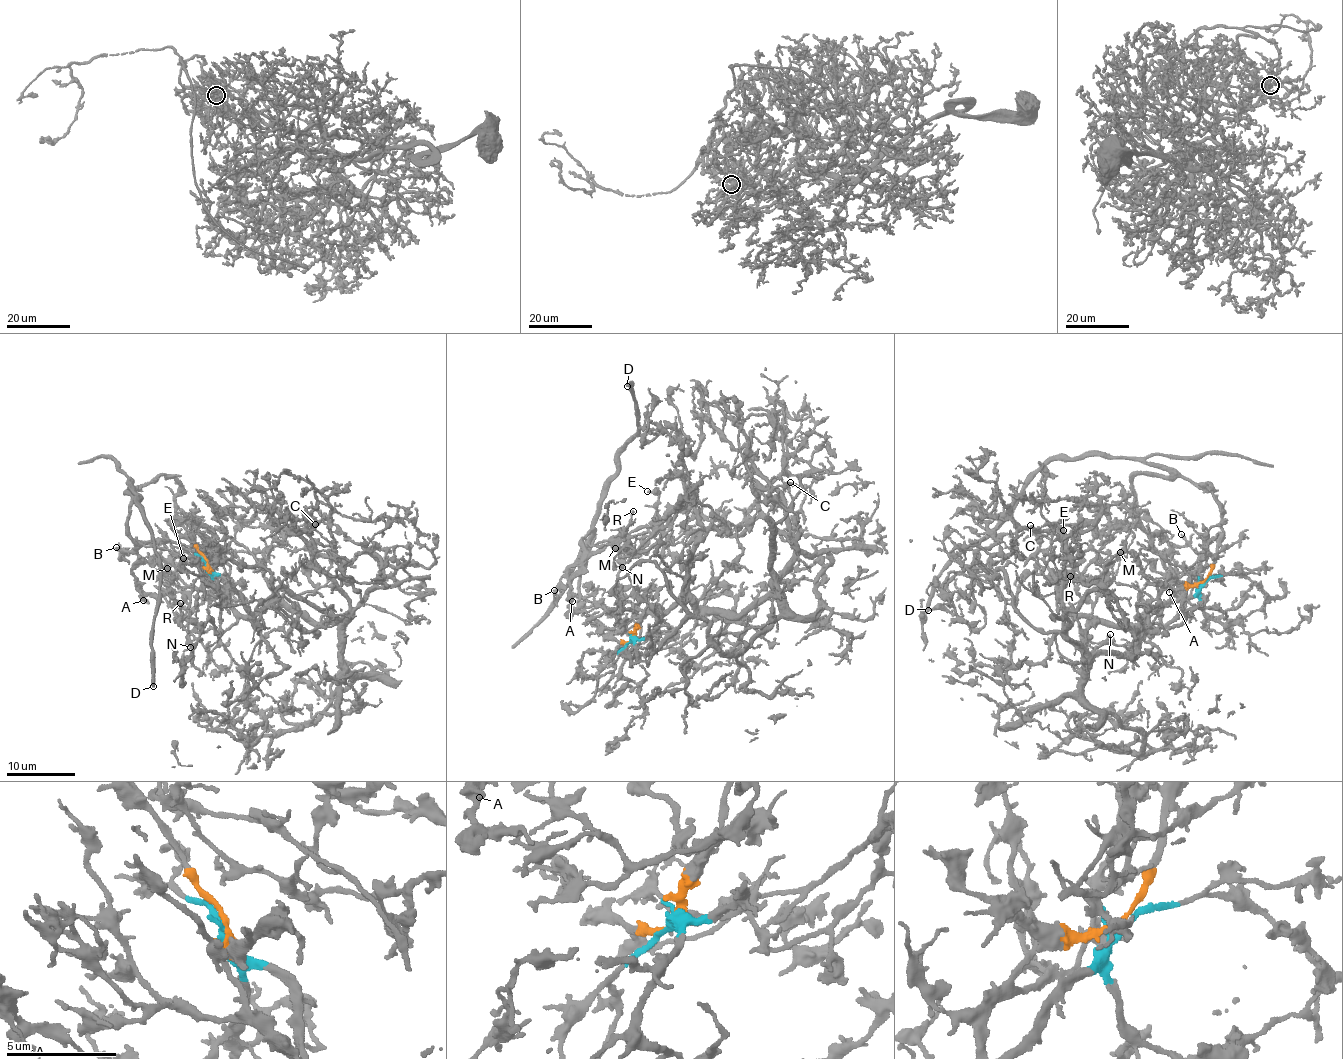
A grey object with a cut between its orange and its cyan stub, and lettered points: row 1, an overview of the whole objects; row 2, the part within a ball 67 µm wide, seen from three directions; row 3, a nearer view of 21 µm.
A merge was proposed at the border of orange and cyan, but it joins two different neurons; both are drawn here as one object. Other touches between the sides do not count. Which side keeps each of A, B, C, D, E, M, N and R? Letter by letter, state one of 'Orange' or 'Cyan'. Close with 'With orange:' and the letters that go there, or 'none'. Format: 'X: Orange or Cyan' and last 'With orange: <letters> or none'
A: Orange
B: Orange
C: Cyan
D: Orange
E: Cyan
M: Cyan
N: Cyan
R: Cyan
With orange: A, B, D

